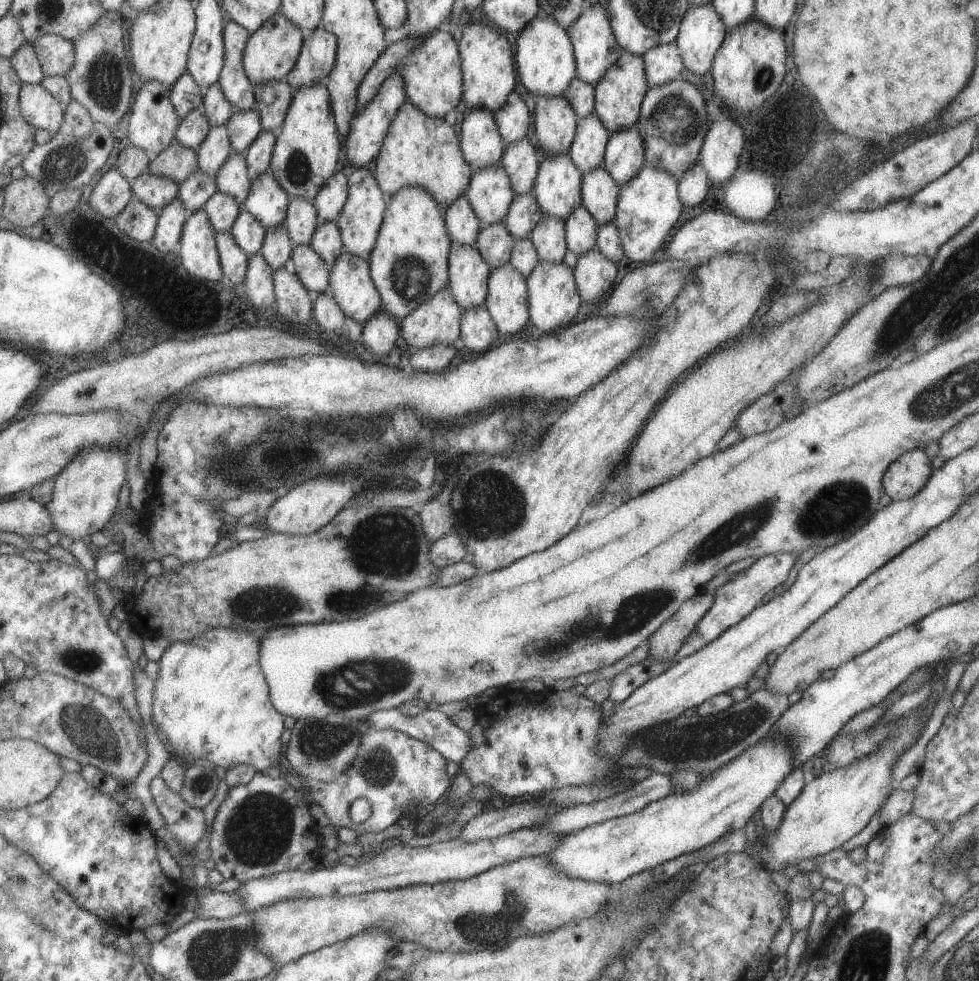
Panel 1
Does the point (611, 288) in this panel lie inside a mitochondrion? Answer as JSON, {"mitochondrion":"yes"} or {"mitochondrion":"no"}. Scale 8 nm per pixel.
{"mitochondrion":"no"}

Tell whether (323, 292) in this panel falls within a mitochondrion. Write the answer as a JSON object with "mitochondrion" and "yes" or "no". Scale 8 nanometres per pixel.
{"mitochondrion":"no"}

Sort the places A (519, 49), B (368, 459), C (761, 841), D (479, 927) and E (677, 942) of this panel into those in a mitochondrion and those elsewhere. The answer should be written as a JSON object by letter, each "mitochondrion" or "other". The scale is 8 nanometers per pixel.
{"A":"other","B":"other","C":"other","D":"mitochondrion","E":"mitochondrion"}

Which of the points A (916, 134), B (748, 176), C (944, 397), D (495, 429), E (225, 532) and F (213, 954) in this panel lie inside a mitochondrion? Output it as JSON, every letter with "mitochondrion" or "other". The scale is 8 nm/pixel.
{"A":"other","B":"other","C":"mitochondrion","D":"other","E":"other","F":"mitochondrion"}

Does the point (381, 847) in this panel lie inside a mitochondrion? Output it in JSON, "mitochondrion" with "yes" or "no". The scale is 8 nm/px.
{"mitochondrion":"no"}

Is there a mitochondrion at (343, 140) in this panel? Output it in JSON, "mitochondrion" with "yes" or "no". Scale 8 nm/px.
{"mitochondrion":"no"}

